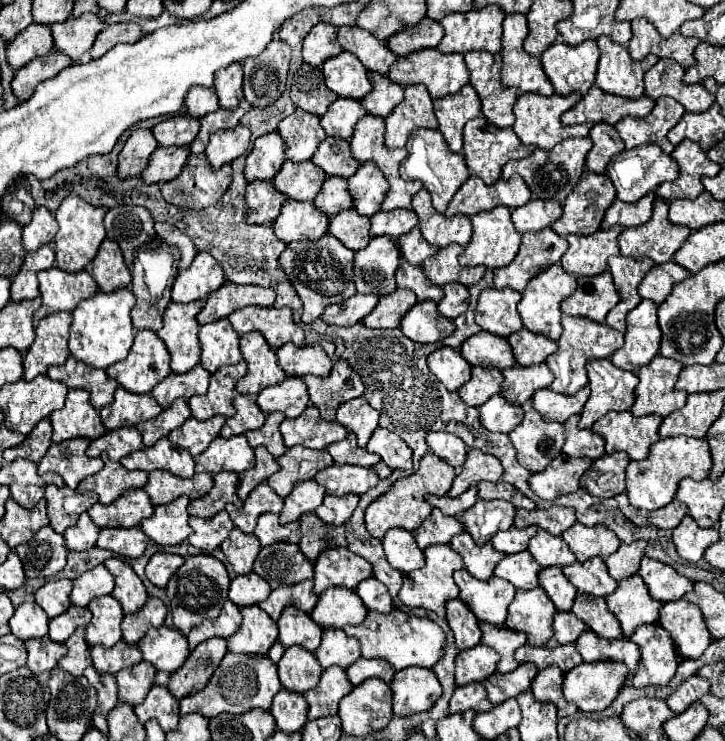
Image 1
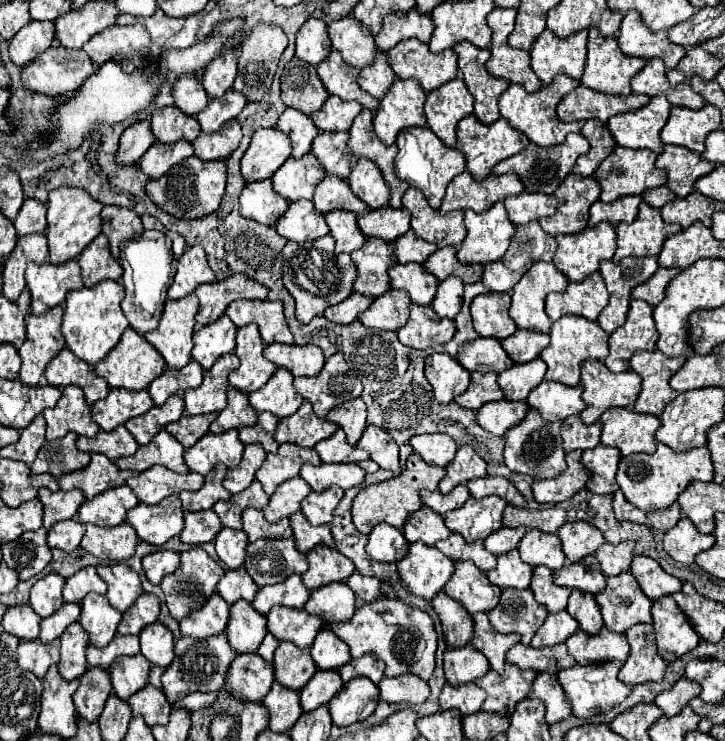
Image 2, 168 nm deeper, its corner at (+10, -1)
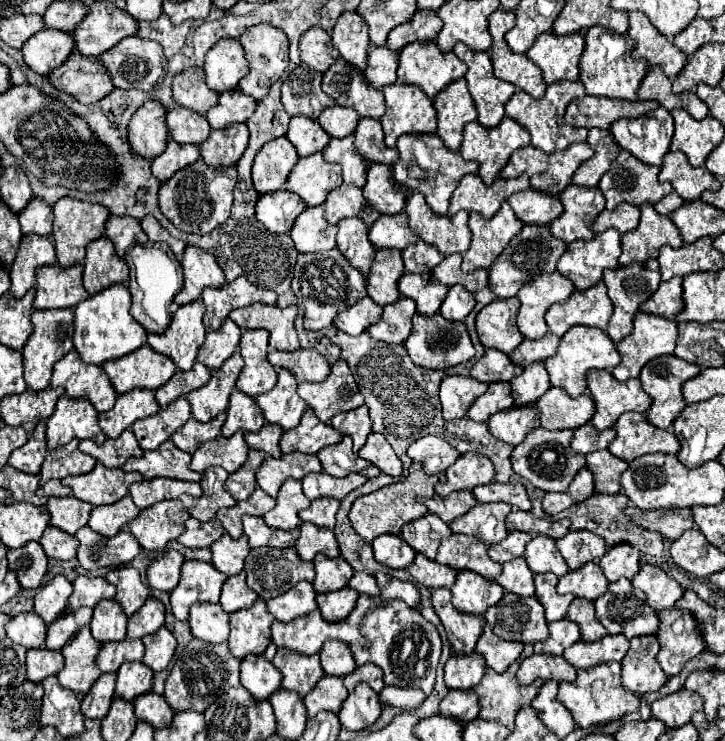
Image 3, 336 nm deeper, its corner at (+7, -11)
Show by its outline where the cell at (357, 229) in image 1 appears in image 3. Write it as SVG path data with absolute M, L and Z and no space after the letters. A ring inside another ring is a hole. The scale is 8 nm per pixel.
M345 218L337 224L337 248L339 252L363 274L369 272L375 260L375 246L367 238L367 224L359 218Z

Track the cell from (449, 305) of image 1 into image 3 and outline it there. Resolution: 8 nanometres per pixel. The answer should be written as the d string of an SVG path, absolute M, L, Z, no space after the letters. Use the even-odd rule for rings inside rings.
M455 284L449 288L447 298L441 304L441 314L447 320L465 320L467 314L475 308L475 298L471 292L467 292L463 286Z

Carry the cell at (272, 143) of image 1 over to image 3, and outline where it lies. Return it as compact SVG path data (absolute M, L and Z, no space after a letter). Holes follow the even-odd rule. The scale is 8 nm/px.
M287 138L267 142L253 162L253 186L259 194L271 194L285 186L299 156Z

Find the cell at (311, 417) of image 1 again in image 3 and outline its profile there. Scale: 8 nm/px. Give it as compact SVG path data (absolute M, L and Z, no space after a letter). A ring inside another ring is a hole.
M311 408L305 410L301 422L293 430L285 430L281 436L281 452L303 452L303 454L317 454L325 446L333 446L341 442L343 434L337 432L333 426L323 424Z

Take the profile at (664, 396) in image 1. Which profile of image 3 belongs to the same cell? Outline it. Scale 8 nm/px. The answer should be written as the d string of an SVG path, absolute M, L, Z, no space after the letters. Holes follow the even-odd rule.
M659 356L655 360L649 360L643 370L641 370L641 384L643 384L643 390L653 398L653 404L647 412L647 418L651 420L653 426L657 428L671 428L671 424L675 422L675 418L681 414L681 410L687 406L685 400L683 400L683 394L681 394L681 386L689 380L689 378L695 378L697 374L701 372L701 368L697 364L691 364L687 360L679 360L677 356Z

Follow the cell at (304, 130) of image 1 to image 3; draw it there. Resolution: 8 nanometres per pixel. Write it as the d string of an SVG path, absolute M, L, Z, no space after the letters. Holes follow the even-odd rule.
M293 116L291 118L287 138L297 148L297 154L299 156L317 154L331 140L331 136L319 126L319 122L317 120L311 120L307 116Z

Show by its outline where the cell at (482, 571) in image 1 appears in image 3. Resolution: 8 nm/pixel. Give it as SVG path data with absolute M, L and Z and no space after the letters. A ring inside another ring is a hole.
M453 534L451 538L443 540L435 560L453 570L477 572L489 580L493 580L501 572L501 564L493 562L487 556L487 546L481 540L475 540L475 536L465 534Z

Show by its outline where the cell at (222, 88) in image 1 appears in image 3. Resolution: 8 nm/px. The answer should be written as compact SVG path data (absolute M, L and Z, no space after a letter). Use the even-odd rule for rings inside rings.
M221 38L205 56L207 86L215 92L227 92L237 88L237 82L247 72L247 60L243 46L235 38Z

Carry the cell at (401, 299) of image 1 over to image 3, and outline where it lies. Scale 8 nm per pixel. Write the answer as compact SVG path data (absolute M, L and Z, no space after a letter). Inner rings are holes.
M399 298L393 304L387 304L383 308L383 316L379 324L369 326L369 334L373 340L381 340L387 344L403 344L413 328L413 314L417 312L415 302L411 298Z

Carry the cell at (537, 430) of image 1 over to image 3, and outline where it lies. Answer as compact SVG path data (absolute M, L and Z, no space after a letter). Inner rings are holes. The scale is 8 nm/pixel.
M537 428L535 432L531 432L527 436L527 440L523 440L523 444L515 446L513 454L511 454L511 464L513 470L529 480L533 486L545 490L545 492L563 492L571 480L575 478L575 474L585 466L585 456L577 454L571 450L571 438L573 438L573 430L545 430L545 428Z

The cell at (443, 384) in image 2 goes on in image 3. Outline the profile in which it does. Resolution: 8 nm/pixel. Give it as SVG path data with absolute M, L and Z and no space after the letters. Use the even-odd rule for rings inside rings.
M447 376L441 382L441 406L445 420L459 420L467 416L471 404L487 390L489 384L471 376Z

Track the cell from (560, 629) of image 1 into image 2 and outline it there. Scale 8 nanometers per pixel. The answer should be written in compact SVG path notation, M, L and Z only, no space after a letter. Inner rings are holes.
M558 612L558 614L548 614L540 630L532 638L532 648L544 648L544 646L554 646L564 642L570 634L578 630L578 622L568 614L568 612Z

